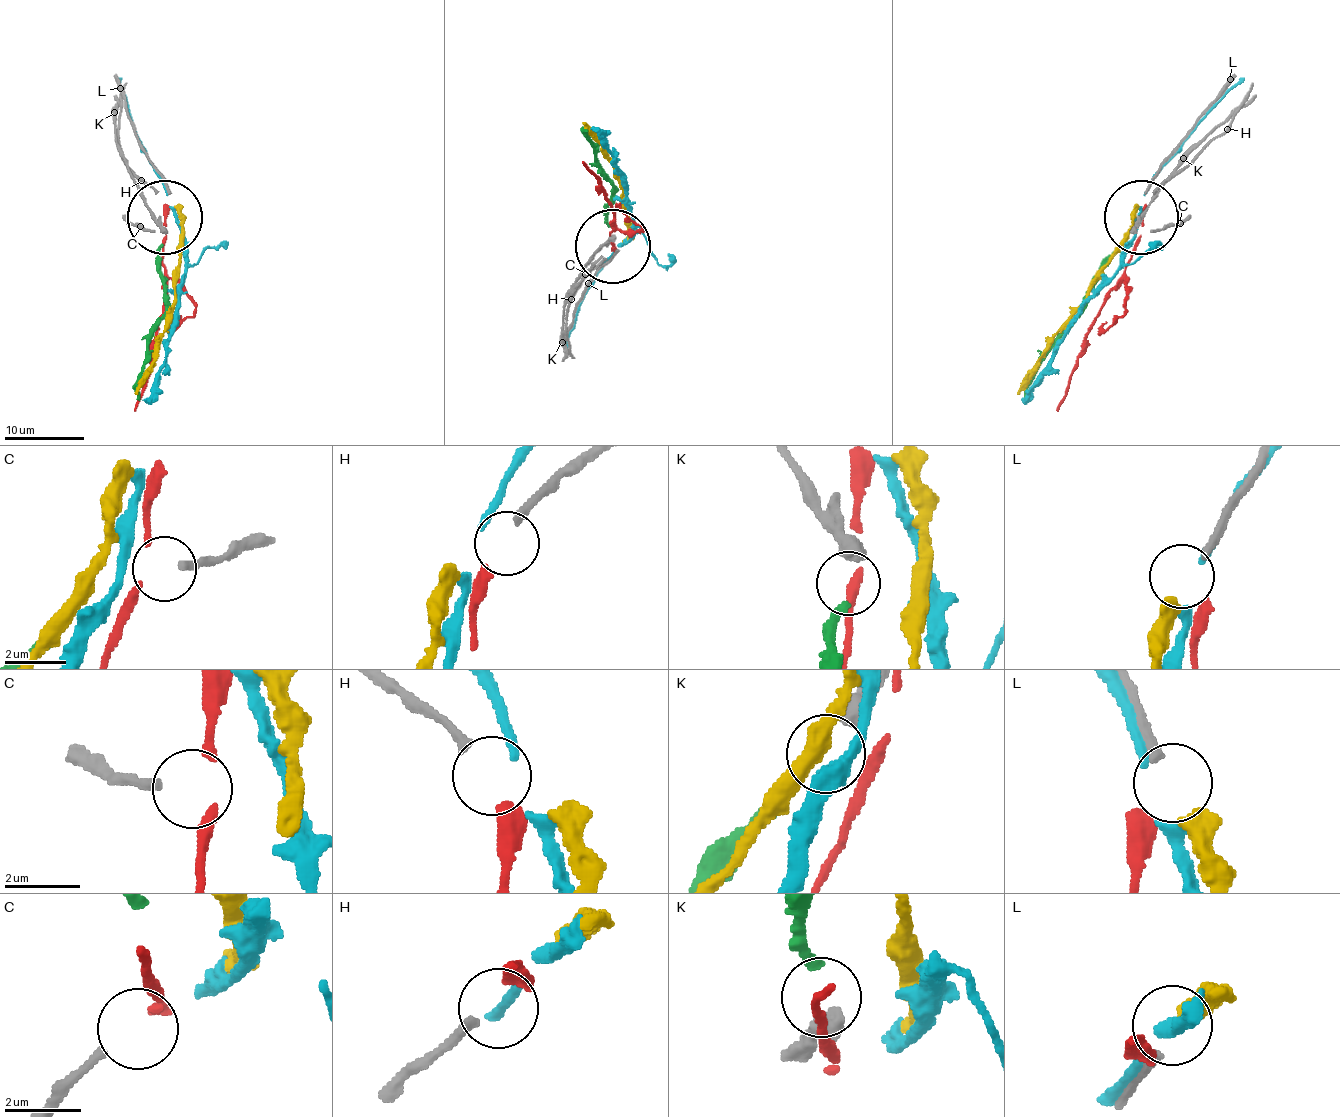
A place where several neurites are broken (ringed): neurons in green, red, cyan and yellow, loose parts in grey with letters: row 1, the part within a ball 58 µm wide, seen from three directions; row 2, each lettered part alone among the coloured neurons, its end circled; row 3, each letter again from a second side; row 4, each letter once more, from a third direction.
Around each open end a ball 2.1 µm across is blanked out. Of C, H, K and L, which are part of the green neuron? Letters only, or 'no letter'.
K

